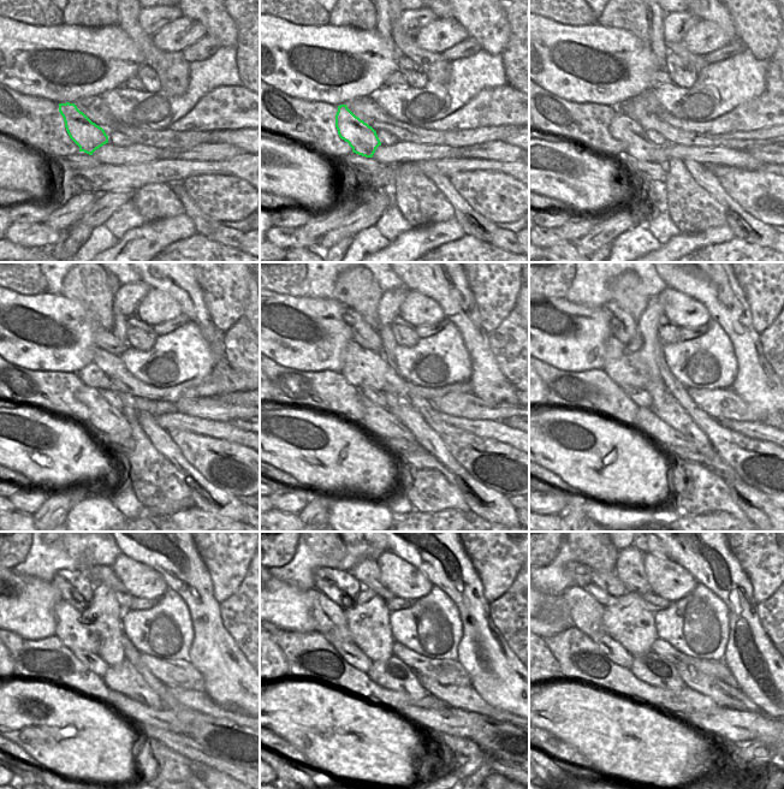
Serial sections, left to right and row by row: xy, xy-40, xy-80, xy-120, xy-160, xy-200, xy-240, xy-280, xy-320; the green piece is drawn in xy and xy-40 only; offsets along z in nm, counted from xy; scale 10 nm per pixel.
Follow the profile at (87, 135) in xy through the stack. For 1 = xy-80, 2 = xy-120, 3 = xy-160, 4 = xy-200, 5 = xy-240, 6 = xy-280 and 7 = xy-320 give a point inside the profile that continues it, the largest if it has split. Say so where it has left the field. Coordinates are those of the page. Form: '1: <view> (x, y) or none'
1: xy-80 (636, 143)
2: xy-120 (107, 420)
3: xy-160 (376, 420)
4: xy-200 (647, 422)
5: xy-240 (180, 722)
6: xy-280 (459, 723)
7: xy-320 (734, 725)

